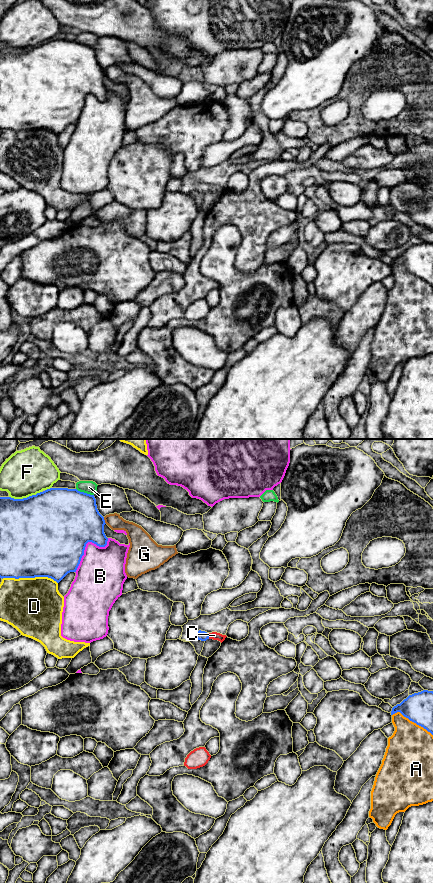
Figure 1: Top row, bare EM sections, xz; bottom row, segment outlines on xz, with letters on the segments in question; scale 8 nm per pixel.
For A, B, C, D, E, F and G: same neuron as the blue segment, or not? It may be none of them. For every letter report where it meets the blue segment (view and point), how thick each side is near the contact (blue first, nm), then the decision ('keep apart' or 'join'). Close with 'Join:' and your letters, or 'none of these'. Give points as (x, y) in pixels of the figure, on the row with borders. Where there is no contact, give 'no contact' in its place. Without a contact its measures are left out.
A: meets blue in xz at (412, 721); 240 nm thick on the blue side, 360 nm on the other; keep apart
B: meets blue in xz at (85, 545); 500 nm thick on the blue side, 380 nm on the other; keep apart
C: meets blue in xz at (208, 636); 80 nm thick on the blue side, 60 nm on the other; join
D: meets blue in xz at (30, 577); 500 nm thick on the blue side, 460 nm on the other; keep apart
E: meets blue in xz at (85, 493); 480 nm thick on the blue side, 110 nm on the other; keep apart
F: meets blue in xz at (25, 498); 500 nm thick on the blue side, 360 nm on the other; keep apart
G: meets blue in xz at (104, 520); 420 nm thick on the blue side, 120 nm on the other; keep apart
Join: C

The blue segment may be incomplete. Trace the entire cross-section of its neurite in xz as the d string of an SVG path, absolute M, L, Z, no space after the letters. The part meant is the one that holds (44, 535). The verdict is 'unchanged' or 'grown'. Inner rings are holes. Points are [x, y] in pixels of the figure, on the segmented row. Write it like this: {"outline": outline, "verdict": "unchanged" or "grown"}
{"outline": "M50 488L23 499L0 497L0 578L48 577L59 583L68 573L76 572L88 542L107 545L105 524L94 495L77 489Z", "verdict": "unchanged"}

